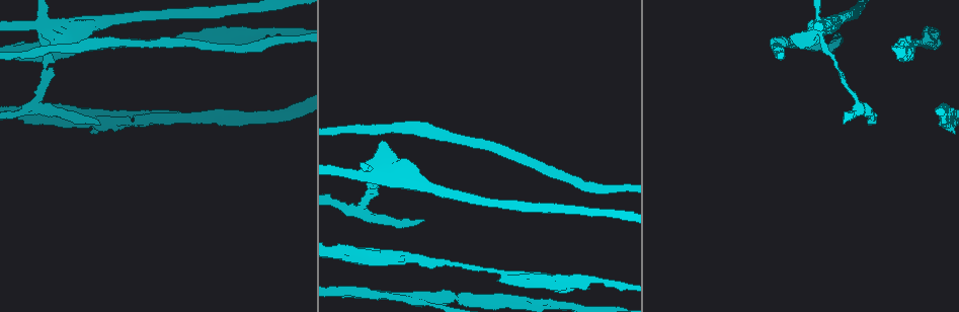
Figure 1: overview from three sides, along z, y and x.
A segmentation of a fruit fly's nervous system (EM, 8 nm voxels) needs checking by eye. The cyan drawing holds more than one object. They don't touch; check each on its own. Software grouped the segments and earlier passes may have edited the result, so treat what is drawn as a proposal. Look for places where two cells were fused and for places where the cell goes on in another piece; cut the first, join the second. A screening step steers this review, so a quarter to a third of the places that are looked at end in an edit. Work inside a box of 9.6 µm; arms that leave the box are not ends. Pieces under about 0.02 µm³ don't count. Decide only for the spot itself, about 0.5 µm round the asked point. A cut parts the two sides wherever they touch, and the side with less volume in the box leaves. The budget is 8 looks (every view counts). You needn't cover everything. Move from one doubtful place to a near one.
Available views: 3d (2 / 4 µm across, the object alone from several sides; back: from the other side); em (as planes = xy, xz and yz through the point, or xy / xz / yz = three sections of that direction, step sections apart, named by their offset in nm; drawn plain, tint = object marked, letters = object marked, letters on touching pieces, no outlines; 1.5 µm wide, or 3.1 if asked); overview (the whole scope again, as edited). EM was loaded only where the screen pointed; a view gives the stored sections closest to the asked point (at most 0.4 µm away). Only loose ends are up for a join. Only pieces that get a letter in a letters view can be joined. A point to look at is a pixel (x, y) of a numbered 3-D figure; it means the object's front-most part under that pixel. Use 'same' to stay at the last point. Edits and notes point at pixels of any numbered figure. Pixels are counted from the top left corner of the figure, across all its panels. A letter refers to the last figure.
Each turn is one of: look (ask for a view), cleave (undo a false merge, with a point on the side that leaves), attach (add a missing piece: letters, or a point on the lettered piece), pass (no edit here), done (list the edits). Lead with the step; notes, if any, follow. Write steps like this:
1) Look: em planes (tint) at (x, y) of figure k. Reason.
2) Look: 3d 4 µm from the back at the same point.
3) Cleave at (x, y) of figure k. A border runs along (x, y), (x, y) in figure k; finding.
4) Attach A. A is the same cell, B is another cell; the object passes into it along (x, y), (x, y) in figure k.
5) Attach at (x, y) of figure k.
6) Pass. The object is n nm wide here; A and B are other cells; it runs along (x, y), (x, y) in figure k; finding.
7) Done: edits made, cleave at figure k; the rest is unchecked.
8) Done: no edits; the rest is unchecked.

Look: em planes (tint) at (429, 264) of figure 1. Calibre changes.

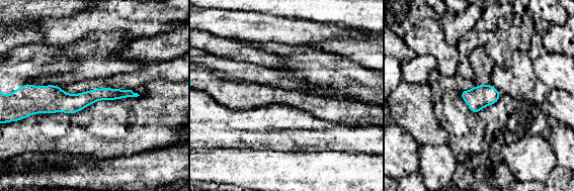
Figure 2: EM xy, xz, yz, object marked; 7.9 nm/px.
Look: em planes (letters) at the same point.

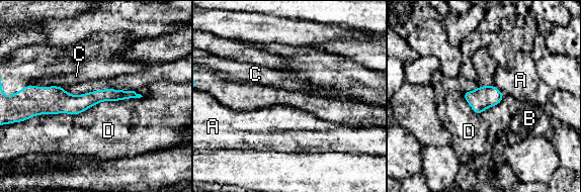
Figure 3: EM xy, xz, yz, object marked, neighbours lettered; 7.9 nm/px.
Pass. The object is 190 nm wide here; A, B, C and D are other cells; all the same cell.

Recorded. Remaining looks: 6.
Look: em planes (letters) at (517, 276) of figure 1. Calibre changes.

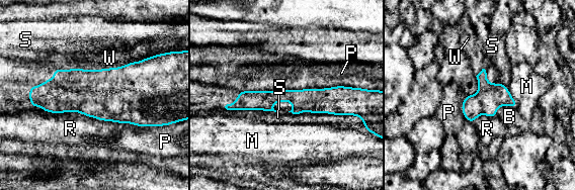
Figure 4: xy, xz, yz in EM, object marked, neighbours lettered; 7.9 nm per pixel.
Pass. The object is 160 nm wide here; B, M, P, R, S and W are other cells; it runs along (346, 90), (229, 108) in figure 4; all the same cell.

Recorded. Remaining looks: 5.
Look: 3d 2 µm at (33, 104) of figure 1. Abrupt turn.

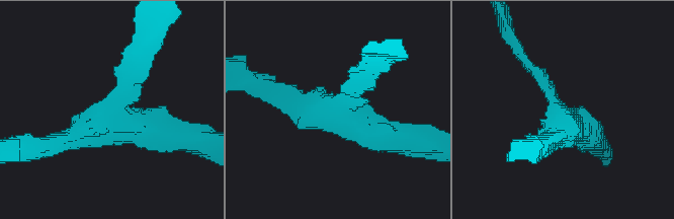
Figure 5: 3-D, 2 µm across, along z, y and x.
Look: em planes (tint) at (342, 106) of figure 5. 3 arms meet here; now the EM.

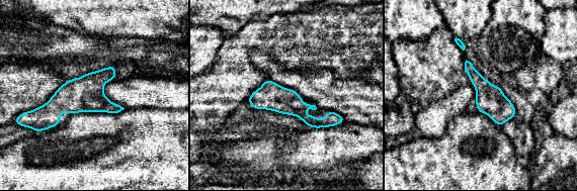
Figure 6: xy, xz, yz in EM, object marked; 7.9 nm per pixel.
Look: em planes (letters) at the same point.

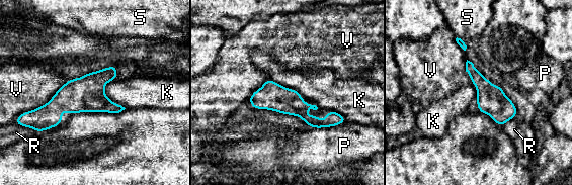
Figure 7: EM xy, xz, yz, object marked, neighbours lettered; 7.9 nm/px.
Pass. The object is 220 nm wide here; K, P, R, S and V are other cells; all the same cell.

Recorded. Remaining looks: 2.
Done: no edits; the rest is unchecked.

